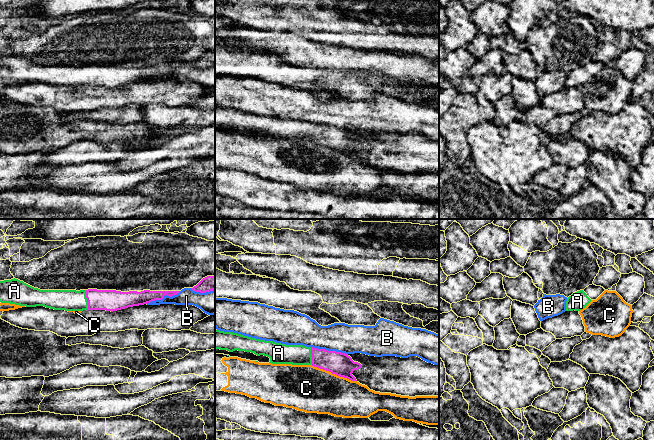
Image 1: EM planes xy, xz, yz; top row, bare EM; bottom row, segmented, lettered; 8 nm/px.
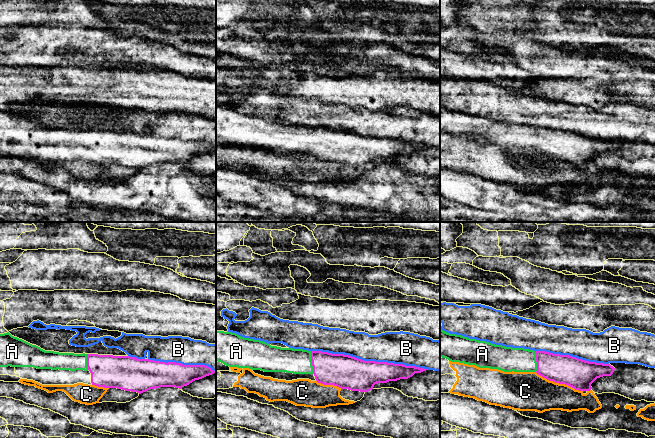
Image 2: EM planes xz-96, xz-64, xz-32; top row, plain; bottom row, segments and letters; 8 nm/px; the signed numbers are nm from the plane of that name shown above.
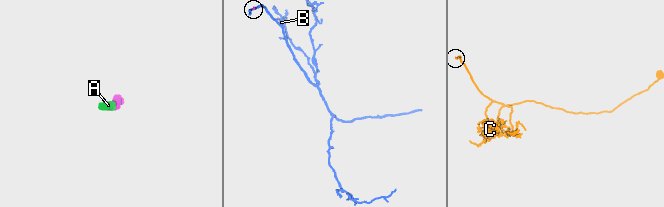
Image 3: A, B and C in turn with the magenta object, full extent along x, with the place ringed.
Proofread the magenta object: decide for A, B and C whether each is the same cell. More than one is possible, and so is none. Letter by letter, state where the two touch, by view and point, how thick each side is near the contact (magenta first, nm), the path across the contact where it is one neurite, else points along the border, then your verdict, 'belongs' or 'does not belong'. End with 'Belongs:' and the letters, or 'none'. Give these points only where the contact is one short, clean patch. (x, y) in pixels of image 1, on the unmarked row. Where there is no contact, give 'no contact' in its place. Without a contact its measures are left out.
A: meets magenta in xy at (87, 76); 180 nm thick on the magenta side, 180 nm on the other; runs through xy (110, 76), (87, 76), (69, 76); belongs
B: meets magenta in xz at (329, 127); 190 nm thick on the magenta side, 240 nm on the other; does not belong
C: meets magenta in xz at (334, 149); 190 nm thick on the magenta side, 360 nm on the other; border along xz (311, 141), (356, 157); does not belong
Belongs: A

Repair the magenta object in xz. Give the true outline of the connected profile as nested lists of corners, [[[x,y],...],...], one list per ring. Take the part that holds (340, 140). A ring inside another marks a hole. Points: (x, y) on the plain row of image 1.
[[[215,106],[215,125],[264,131],[270,134],[269,139],[272,140],[312,141],[351,157],[357,157],[352,151],[353,147],[362,144],[360,139],[354,138],[345,129],[303,121],[286,121],[220,106]]]

